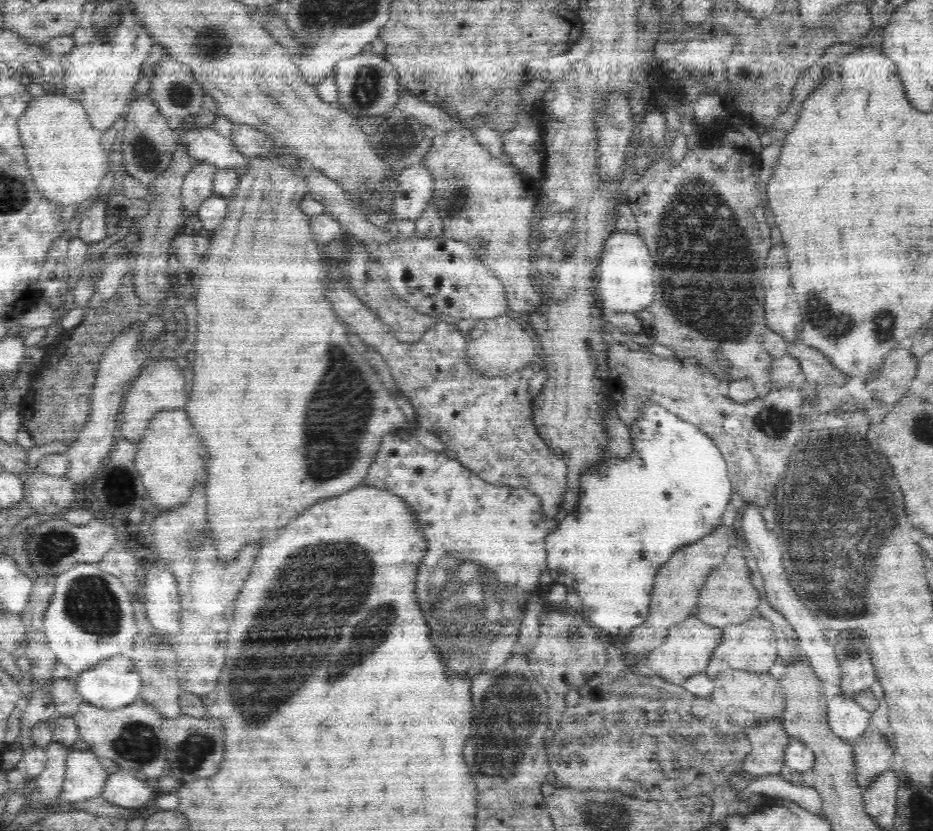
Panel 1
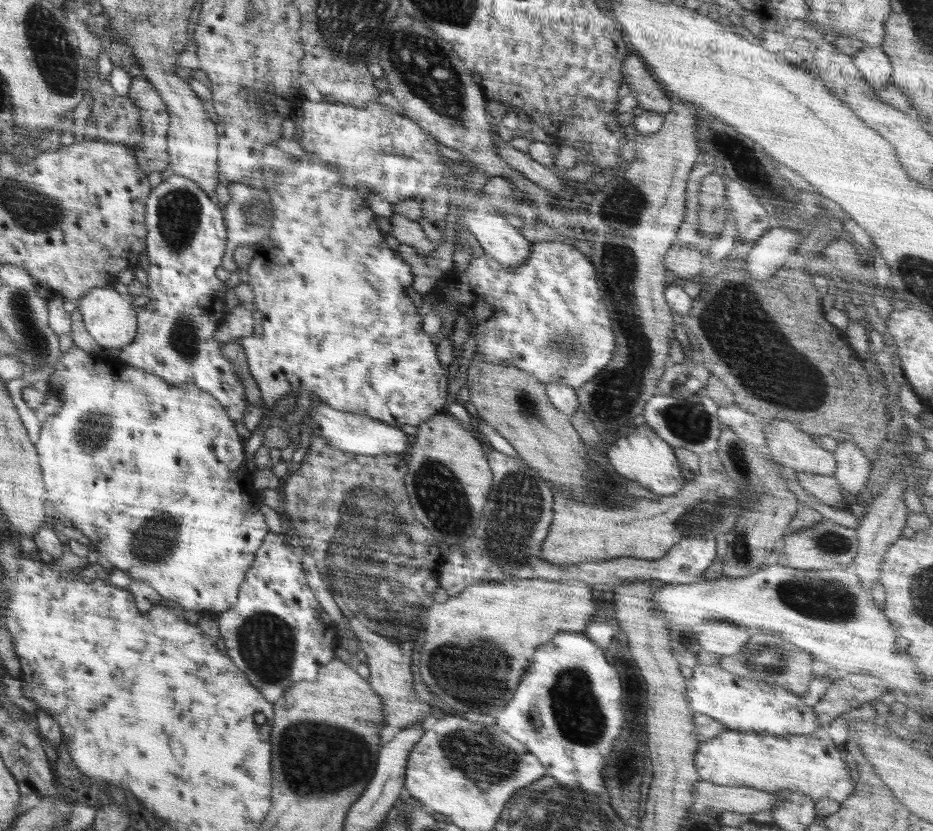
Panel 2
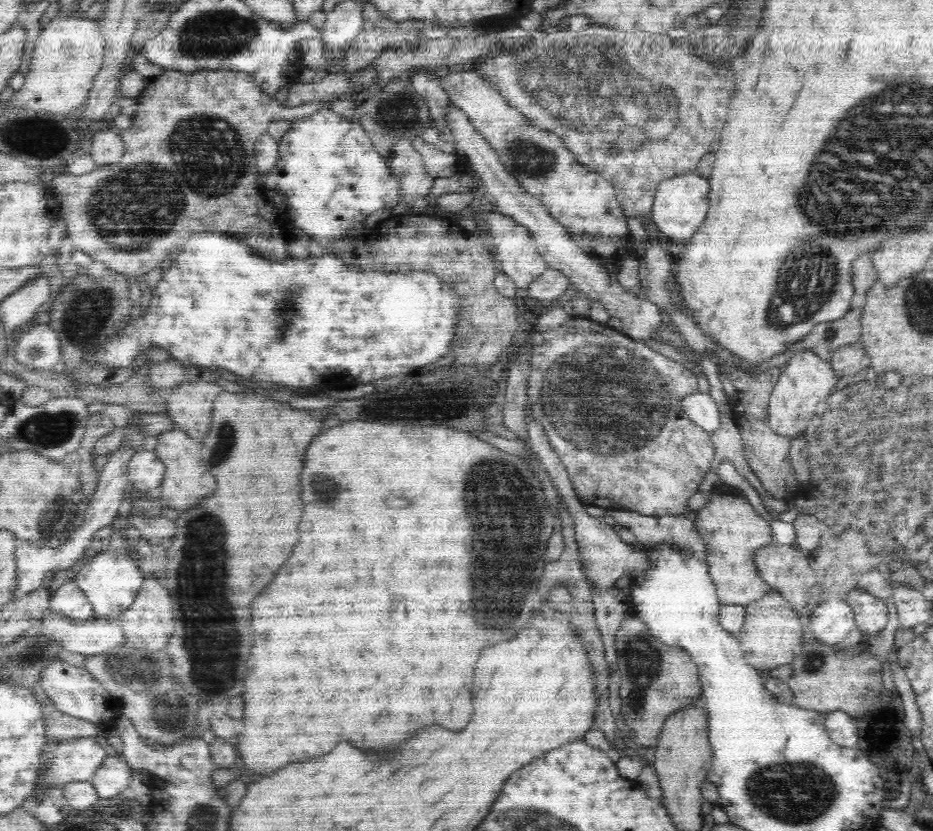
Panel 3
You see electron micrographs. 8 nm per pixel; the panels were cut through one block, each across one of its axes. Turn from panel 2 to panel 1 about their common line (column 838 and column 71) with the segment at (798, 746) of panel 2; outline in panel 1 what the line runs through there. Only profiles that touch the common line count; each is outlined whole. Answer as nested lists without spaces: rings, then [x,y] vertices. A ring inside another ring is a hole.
[[[70,747],[60,804],[100,797],[108,775],[98,757],[90,750],[78,751]]]

